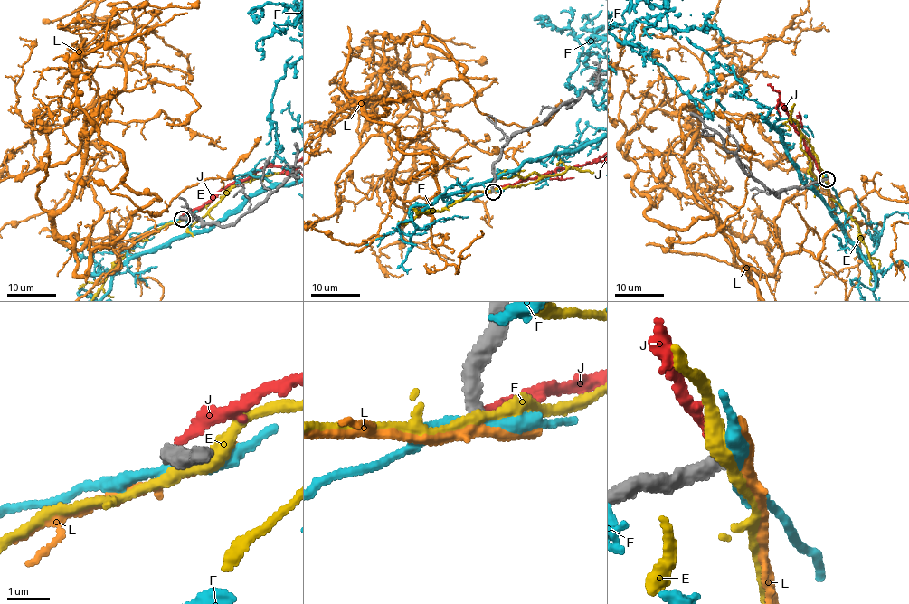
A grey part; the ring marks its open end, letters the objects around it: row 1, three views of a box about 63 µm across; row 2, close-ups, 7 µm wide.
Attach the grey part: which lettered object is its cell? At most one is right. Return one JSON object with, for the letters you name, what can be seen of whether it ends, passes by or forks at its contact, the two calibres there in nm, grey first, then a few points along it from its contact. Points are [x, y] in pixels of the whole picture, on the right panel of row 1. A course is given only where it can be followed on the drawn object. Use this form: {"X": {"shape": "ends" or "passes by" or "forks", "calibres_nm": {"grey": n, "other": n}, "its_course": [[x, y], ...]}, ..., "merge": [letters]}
{"merge": []}

